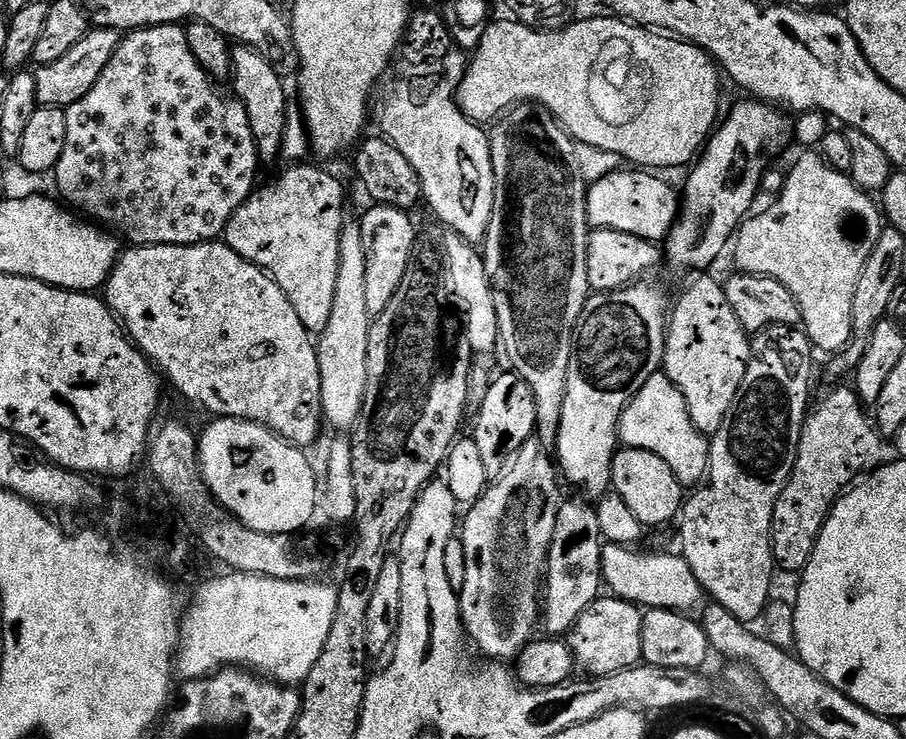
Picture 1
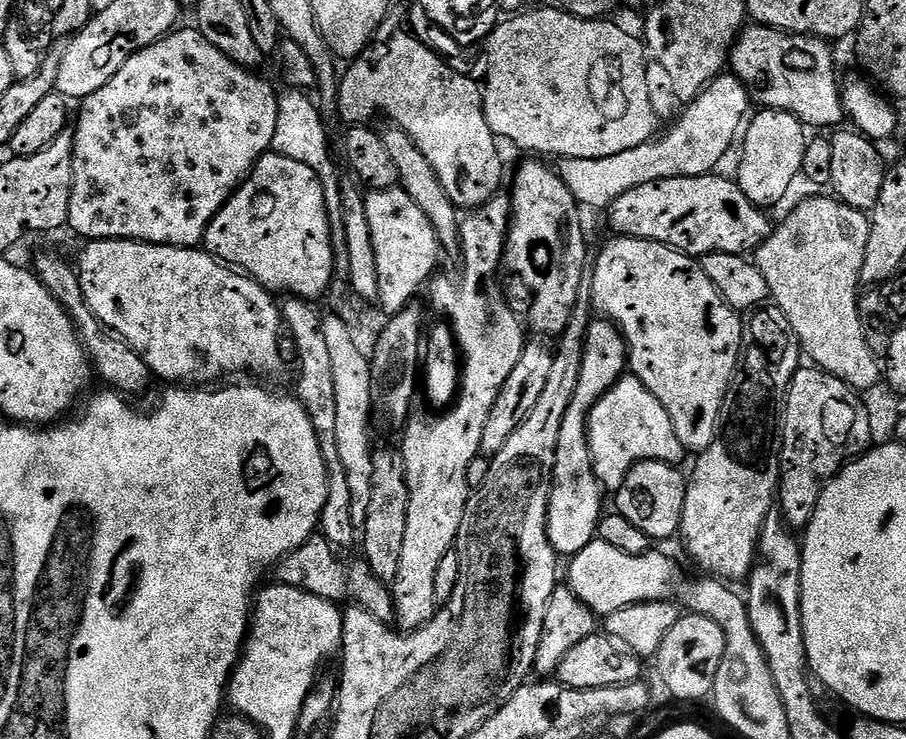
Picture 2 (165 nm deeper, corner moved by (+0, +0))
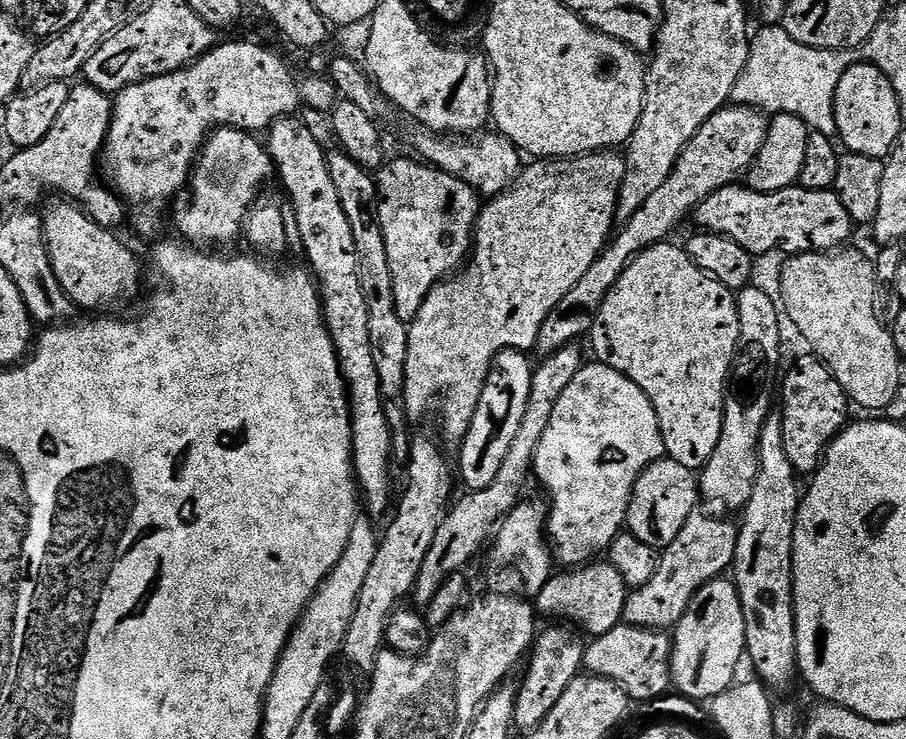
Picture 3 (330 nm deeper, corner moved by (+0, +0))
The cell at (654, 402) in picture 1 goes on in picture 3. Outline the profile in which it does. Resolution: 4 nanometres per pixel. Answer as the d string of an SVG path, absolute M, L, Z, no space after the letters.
M599 362L585 363L584 367L578 370L578 374L574 374L574 382L570 382L570 386L566 386L566 390L562 390L562 394L554 406L554 414L550 414L550 426L546 426L546 430L542 434L542 442L538 442L538 450L534 461L535 479L536 476L540 479L541 486L548 491L548 496L552 499L552 508L550 504L546 512L546 539L553 557L559 563L561 560L564 564L570 564L566 566L584 566L595 561L599 557L596 556L599 552L600 555L607 553L610 542L614 542L614 538L625 527L628 518L628 503L638 478L654 461L663 460L665 456L662 434L658 426L658 414L654 414L654 406L650 402L650 398L646 398L644 391L634 382L630 382L630 378L626 378L610 366Z

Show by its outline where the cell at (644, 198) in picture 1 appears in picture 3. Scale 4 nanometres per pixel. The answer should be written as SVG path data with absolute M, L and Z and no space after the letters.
M739 183L730 184L727 188L707 196L694 209L694 220L700 223L697 225L703 231L738 242L738 246L742 246L756 258L766 255L767 252L788 252L784 254L789 257L799 256L801 252L835 252L847 245L844 243L851 238L854 231L850 214L846 214L846 206L842 206L835 190L806 190L799 186L783 188L777 192L756 192Z

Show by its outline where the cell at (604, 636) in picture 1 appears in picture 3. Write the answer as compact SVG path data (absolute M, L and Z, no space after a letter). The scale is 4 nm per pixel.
M703 510L692 512L690 518L686 518L686 526L678 530L678 538L659 553L654 578L650 578L646 586L627 593L623 623L639 628L675 629L682 614L686 614L694 594L706 582L721 579L727 573L724 571L735 565L739 533L735 523L707 516Z

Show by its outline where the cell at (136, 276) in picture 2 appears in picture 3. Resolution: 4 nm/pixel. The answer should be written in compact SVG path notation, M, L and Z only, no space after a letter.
M60 202L64 204L56 204L48 213L43 213L42 223L44 226L44 241L48 247L48 253L50 254L50 262L54 266L54 274L58 278L58 282L62 286L62 290L71 298L73 304L77 309L84 310L84 308L104 308L100 310L112 310L108 308L116 308L120 304L120 300L132 300L136 296L136 287L140 284L140 260L123 244L122 241L116 237L117 233L111 228L103 228L89 218L75 203L72 202Z

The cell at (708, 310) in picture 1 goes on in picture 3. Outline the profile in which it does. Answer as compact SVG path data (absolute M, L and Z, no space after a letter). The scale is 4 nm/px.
M672 242L655 244L652 248L638 253L634 257L630 262L630 266L626 266L626 270L618 278L618 282L614 282L610 294L606 294L606 302L602 302L602 310L598 310L598 318L594 322L590 333L592 352L596 355L593 357L599 363L610 366L626 378L630 378L630 382L638 385L646 394L646 398L650 398L650 402L654 406L654 414L658 414L658 426L662 434L667 459L693 470L702 470L706 466L706 462L710 462L710 454L714 454L714 446L718 446L718 438L722 438L724 389L732 371L732 360L736 356L739 337L738 306L736 305L733 289L722 286L722 282L718 282L713 276L707 276L705 272L698 270L698 266L694 266L694 262L690 262L690 258L684 253L683 247L677 246L675 248Z

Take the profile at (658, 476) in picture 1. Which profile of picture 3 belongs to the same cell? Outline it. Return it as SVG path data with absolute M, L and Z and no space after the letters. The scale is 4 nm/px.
M670 459L656 460L638 478L628 503L627 531L632 532L646 546L663 550L674 538L678 538L678 530L686 526L686 518L697 511L698 476L695 471Z

